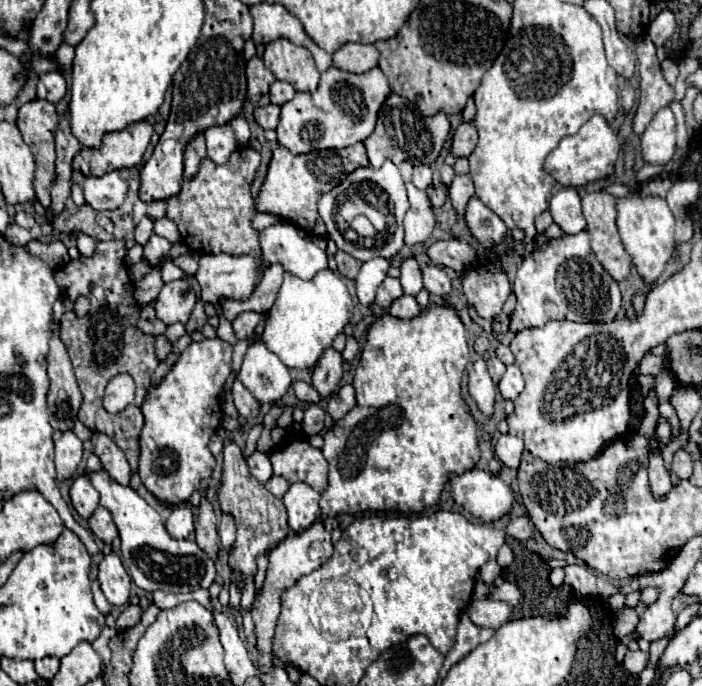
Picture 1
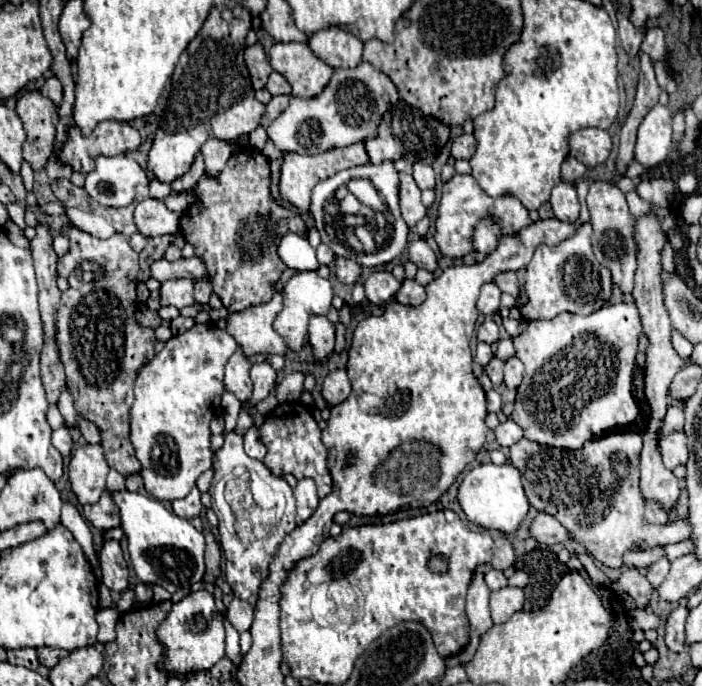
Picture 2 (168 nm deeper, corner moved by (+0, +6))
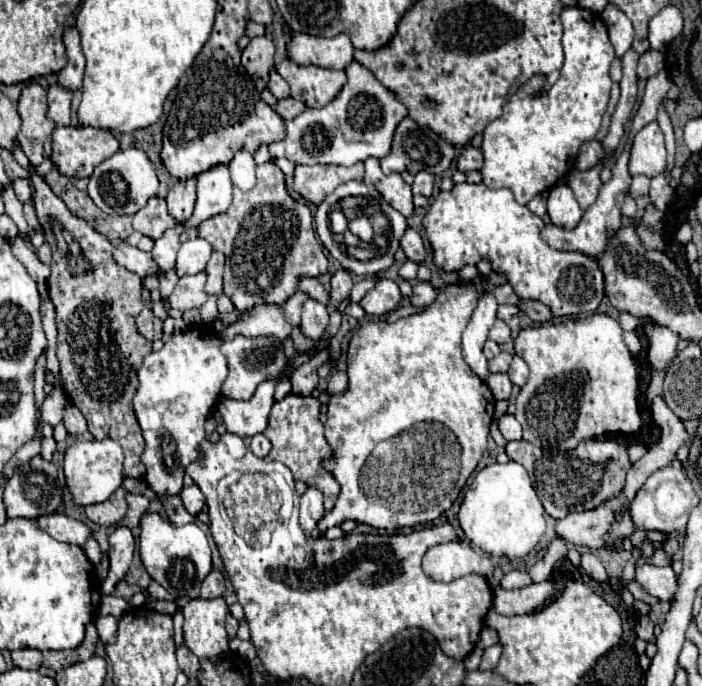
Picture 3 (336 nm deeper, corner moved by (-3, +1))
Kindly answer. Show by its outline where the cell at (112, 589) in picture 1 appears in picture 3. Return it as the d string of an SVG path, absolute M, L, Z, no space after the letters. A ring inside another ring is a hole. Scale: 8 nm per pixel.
M116 527L114 533L110 535L110 551L108 551L110 571L108 571L108 577L102 581L104 595L112 595L116 583L126 575L128 565L132 563L132 557L134 557L134 547L136 547L136 541L132 531L128 527Z

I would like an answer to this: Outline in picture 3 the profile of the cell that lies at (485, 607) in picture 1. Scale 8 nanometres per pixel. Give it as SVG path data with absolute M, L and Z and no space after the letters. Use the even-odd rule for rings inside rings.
M542 581L542 583L532 583L522 589L496 589L494 591L494 603L492 609L500 615L524 615L536 611L544 601L556 591L554 581Z

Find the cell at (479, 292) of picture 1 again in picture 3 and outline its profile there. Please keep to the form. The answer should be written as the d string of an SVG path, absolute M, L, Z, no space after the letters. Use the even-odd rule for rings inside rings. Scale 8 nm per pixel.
M488 293L482 295L478 299L478 305L472 313L472 319L470 319L470 323L462 335L464 359L482 381L486 381L490 377L488 359L484 357L482 347L484 347L484 341L488 339L490 327L496 321L496 309L498 309L498 303L496 303L494 295L488 295Z

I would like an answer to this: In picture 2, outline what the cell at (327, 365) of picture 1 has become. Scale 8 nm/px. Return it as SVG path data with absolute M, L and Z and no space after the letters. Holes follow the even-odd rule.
M315 316L309 322L309 344L313 346L313 356L317 364L323 364L333 354L335 346L335 326L325 316Z

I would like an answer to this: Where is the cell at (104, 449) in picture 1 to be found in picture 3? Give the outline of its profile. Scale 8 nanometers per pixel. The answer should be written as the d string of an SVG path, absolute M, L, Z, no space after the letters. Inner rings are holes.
M72 403L64 407L64 419L62 419L62 423L64 423L64 427L68 429L70 435L84 435L84 433L88 433L84 415L82 415L80 409L74 407Z

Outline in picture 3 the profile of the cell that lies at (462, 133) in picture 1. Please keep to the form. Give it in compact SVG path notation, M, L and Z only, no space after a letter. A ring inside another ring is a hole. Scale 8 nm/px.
M466 145L458 157L458 169L462 173L470 173L470 171L480 171L482 169L482 163L484 163L484 157L482 157L482 151L480 149L474 149L472 145Z

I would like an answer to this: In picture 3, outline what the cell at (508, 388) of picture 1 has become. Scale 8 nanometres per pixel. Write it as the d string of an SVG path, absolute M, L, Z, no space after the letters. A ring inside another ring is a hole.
M514 355L512 363L510 363L510 369L508 369L508 377L518 387L522 387L526 383L526 379L528 379L528 365L526 365L526 361L522 357Z

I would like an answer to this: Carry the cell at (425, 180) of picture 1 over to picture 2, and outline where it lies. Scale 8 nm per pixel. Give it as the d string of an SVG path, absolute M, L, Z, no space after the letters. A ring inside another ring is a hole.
M415 162L413 164L413 178L417 182L417 186L421 190L427 190L427 188L435 188L435 172L429 164L425 162Z

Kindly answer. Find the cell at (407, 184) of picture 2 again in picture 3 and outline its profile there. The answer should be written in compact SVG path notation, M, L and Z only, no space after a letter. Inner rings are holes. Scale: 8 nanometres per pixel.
M368 157L364 161L364 183L372 185L378 189L378 193L386 199L386 203L390 203L396 211L400 211L404 217L410 217L414 213L414 205L412 205L412 191L410 185L404 183L400 173L390 173L384 175L378 159L376 157Z

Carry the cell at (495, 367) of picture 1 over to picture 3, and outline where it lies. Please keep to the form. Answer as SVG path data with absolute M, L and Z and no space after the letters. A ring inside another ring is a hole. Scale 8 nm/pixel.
M492 373L490 379L486 381L490 391L494 393L496 399L510 399L510 393L512 393L512 381L508 379L508 375L504 373Z

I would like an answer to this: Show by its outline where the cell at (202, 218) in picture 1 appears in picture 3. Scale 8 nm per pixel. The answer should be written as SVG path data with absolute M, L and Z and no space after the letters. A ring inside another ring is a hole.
M264 163L256 167L258 183L252 191L244 193L240 189L234 189L234 201L230 209L222 215L210 217L200 223L200 237L204 237L216 251L222 251L226 255L226 269L224 269L224 293L232 299L238 311L250 311L256 305L282 305L286 299L290 299L300 279L304 277L318 277L326 273L328 259L322 253L322 243L316 237L316 231L312 227L312 215L308 205L294 201L286 189L284 173L278 169L278 165Z

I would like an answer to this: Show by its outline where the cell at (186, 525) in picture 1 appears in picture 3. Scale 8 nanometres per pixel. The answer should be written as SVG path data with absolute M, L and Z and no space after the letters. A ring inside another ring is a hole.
M190 485L190 487L184 487L180 495L182 495L184 507L186 507L186 511L188 511L188 513L196 515L198 511L202 511L202 507L204 507L206 499L204 499L204 495L202 495L202 491L200 491L200 487L198 487L198 485Z

